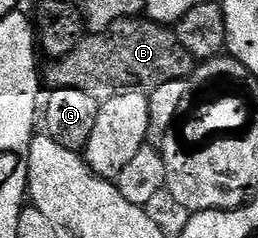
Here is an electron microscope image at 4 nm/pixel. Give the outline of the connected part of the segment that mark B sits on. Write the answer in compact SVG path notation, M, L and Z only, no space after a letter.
M131 18L117 20L102 32L86 34L70 54L46 65L44 80L50 83L51 89L84 90L84 94L92 94L92 98L101 102L135 86L149 90L164 86L164 82L189 80L196 61L180 46L177 31L165 24L155 24L149 18Z

